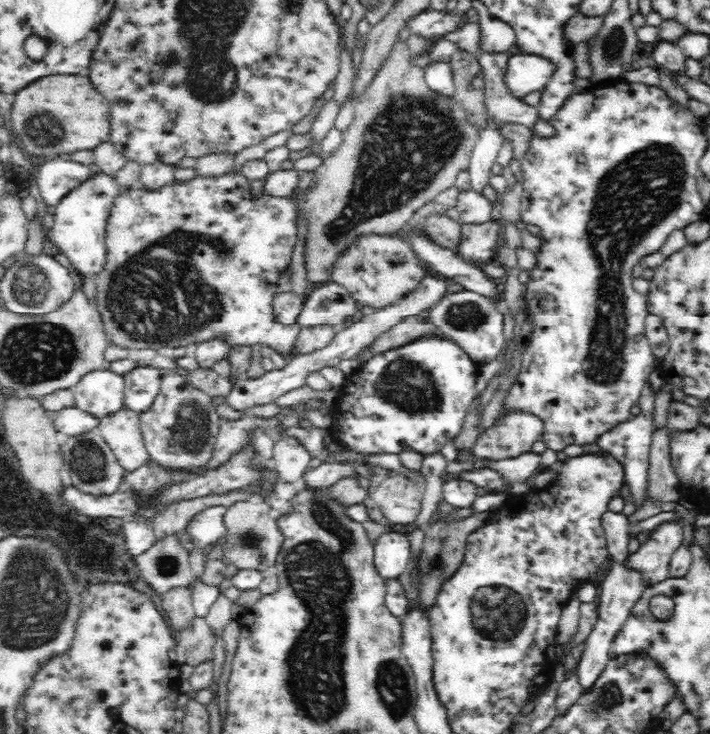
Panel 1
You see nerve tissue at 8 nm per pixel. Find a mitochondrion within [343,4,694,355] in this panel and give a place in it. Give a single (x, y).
(612, 48)

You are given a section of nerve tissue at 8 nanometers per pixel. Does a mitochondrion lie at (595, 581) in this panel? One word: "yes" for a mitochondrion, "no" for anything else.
no

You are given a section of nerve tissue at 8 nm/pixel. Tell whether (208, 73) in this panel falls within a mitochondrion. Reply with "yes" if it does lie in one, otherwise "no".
yes

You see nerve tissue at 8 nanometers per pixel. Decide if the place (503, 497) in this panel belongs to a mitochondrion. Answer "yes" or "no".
no

